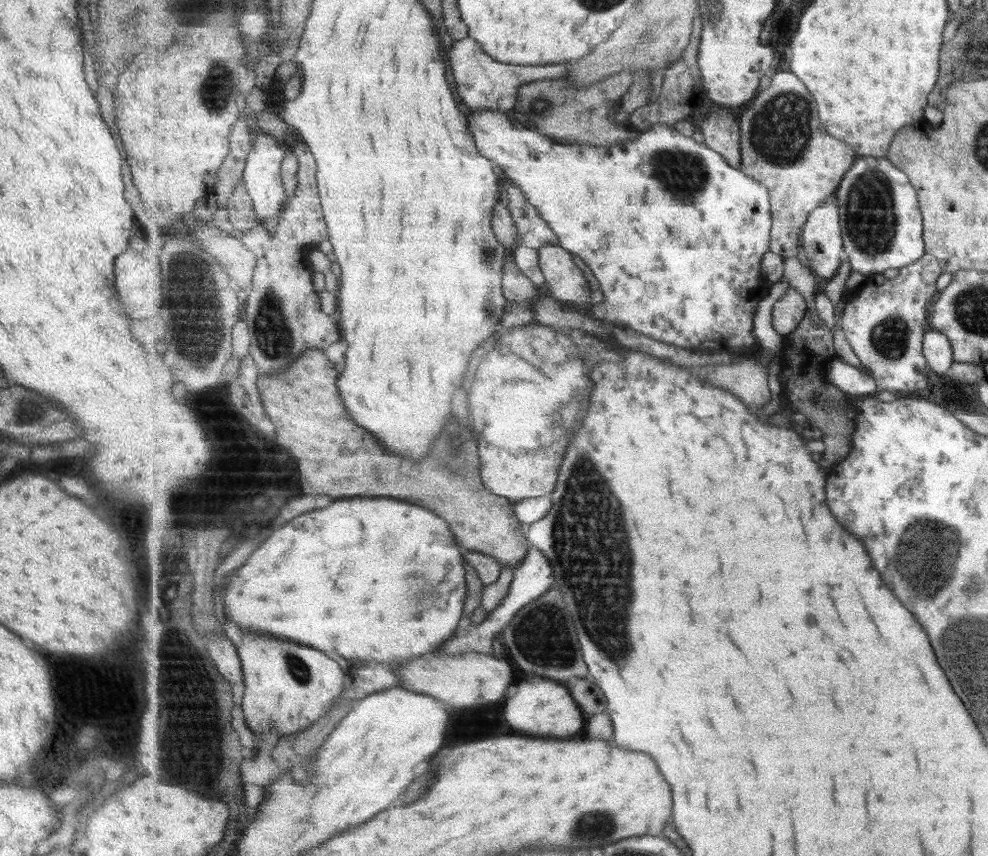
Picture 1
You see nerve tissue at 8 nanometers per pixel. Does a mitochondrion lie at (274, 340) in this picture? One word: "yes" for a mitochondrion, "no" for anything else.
yes

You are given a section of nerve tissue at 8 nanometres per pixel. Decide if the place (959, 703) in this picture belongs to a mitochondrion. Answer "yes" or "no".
yes

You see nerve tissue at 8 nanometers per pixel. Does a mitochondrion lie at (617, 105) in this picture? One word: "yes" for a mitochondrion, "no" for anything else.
no

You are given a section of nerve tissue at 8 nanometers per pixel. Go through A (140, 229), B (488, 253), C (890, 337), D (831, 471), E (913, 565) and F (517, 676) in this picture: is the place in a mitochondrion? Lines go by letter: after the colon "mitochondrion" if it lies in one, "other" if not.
A: other
B: mitochondrion
C: mitochondrion
D: other
E: mitochondrion
F: other

